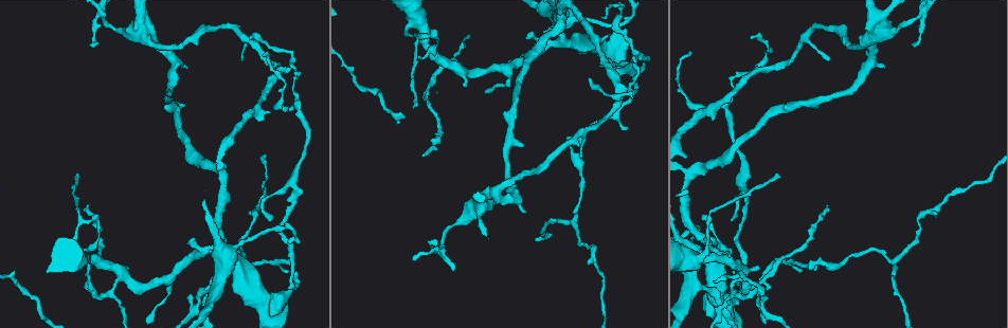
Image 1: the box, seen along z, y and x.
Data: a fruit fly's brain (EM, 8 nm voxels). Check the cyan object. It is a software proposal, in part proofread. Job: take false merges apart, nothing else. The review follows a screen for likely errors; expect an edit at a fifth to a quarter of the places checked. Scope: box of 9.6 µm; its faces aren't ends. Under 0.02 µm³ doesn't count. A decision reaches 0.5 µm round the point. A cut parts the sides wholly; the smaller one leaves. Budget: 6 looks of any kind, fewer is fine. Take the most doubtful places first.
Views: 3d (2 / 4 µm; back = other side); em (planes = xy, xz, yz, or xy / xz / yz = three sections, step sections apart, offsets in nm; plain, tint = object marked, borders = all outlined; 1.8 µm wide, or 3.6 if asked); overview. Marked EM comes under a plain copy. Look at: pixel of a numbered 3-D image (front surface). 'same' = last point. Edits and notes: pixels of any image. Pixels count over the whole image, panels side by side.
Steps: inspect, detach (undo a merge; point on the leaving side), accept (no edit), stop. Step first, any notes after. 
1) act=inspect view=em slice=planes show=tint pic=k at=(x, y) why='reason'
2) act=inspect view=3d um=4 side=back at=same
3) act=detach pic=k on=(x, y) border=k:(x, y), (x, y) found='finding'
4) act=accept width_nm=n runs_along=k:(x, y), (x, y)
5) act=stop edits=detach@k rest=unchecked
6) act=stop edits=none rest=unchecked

act=inspect view=3d um=2 pic=1 at=(125, 274) why='abrupt turn'

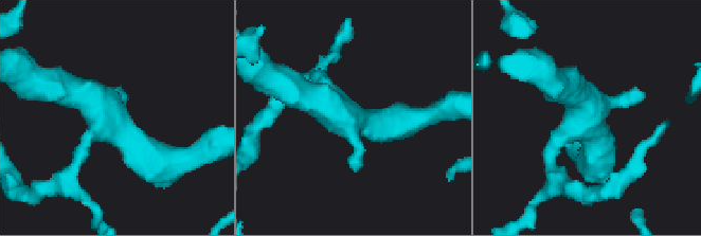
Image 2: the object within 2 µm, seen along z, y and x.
act=inspect view=em slice=yz step=4 show=tint pic=2 at=(588, 114) why='now the EM'

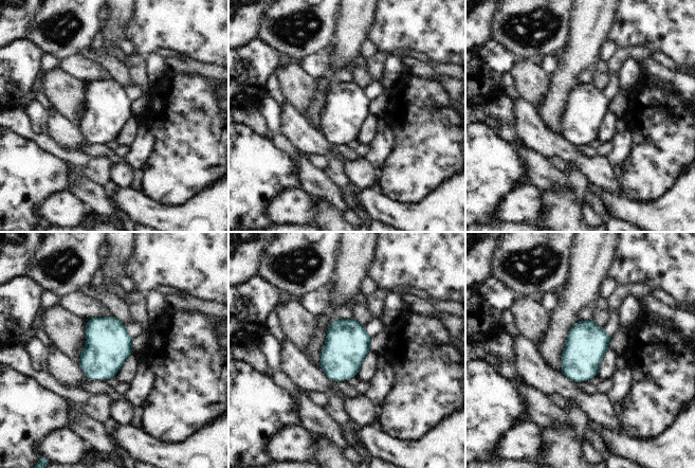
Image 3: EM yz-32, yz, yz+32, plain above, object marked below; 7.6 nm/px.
act=inspect view=em slice=xy step=4 show=tint at=same

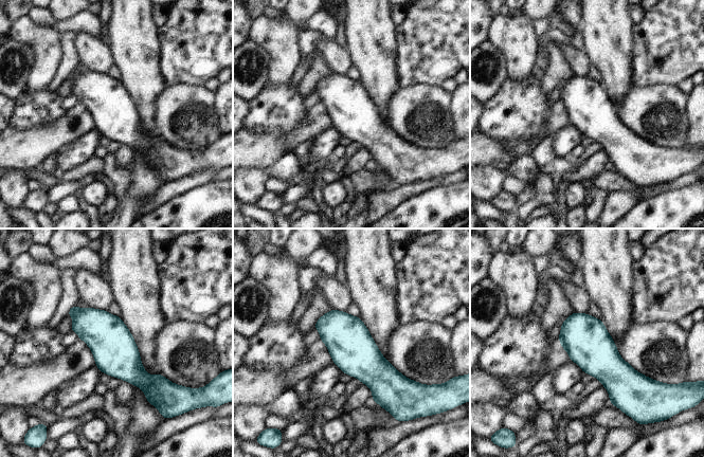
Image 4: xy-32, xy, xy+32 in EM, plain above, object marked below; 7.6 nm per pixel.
act=accept runs_along=4:(71, 312), (144, 381), (161, 389) found='one neuron here'

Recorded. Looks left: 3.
act=inspect view=em slice=xy step=8 show=tint pic=1 at=(632, 68) why='sudden change in width'

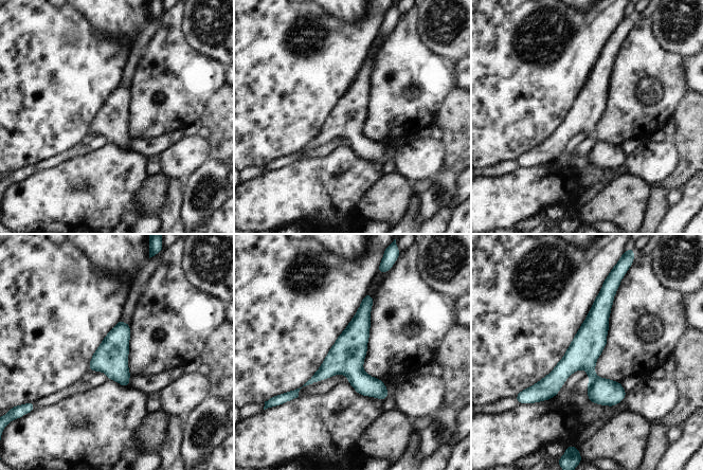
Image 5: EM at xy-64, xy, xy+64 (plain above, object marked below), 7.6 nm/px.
act=accept width_nm=240 runs_along=5:(604, 291), (588, 345), (546, 397) found='continuous, no second neuron'

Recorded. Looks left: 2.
act=inspect view=em slice=planes show=tint pic=1 at=(567, 137) why='abrupt turn'

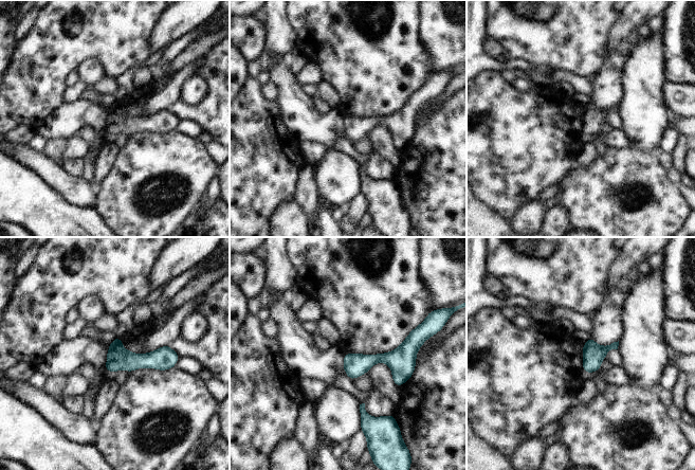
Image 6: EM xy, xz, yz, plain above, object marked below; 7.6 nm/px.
act=accept width_nm=160 runs_along=6:(412, 350), (346, 367) found='one neuron here'

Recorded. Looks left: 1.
act=stop edits=none rest=unchecked

